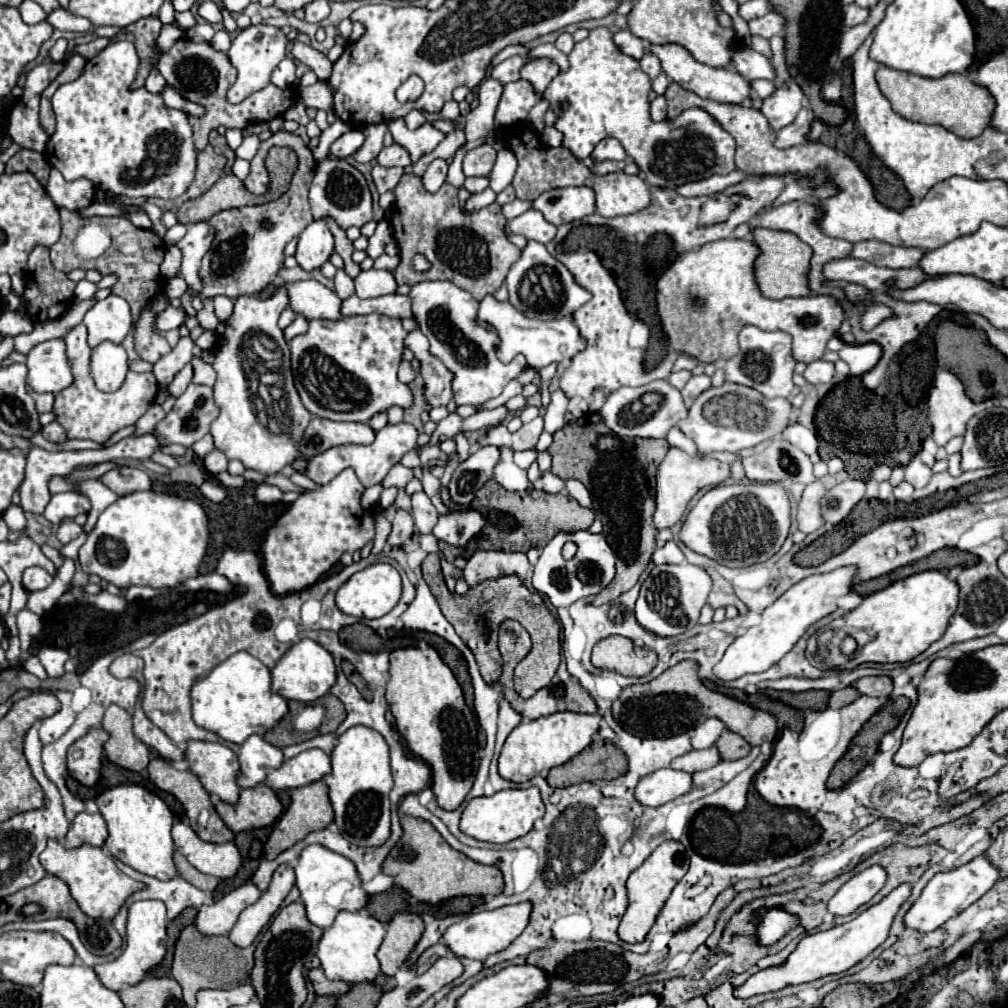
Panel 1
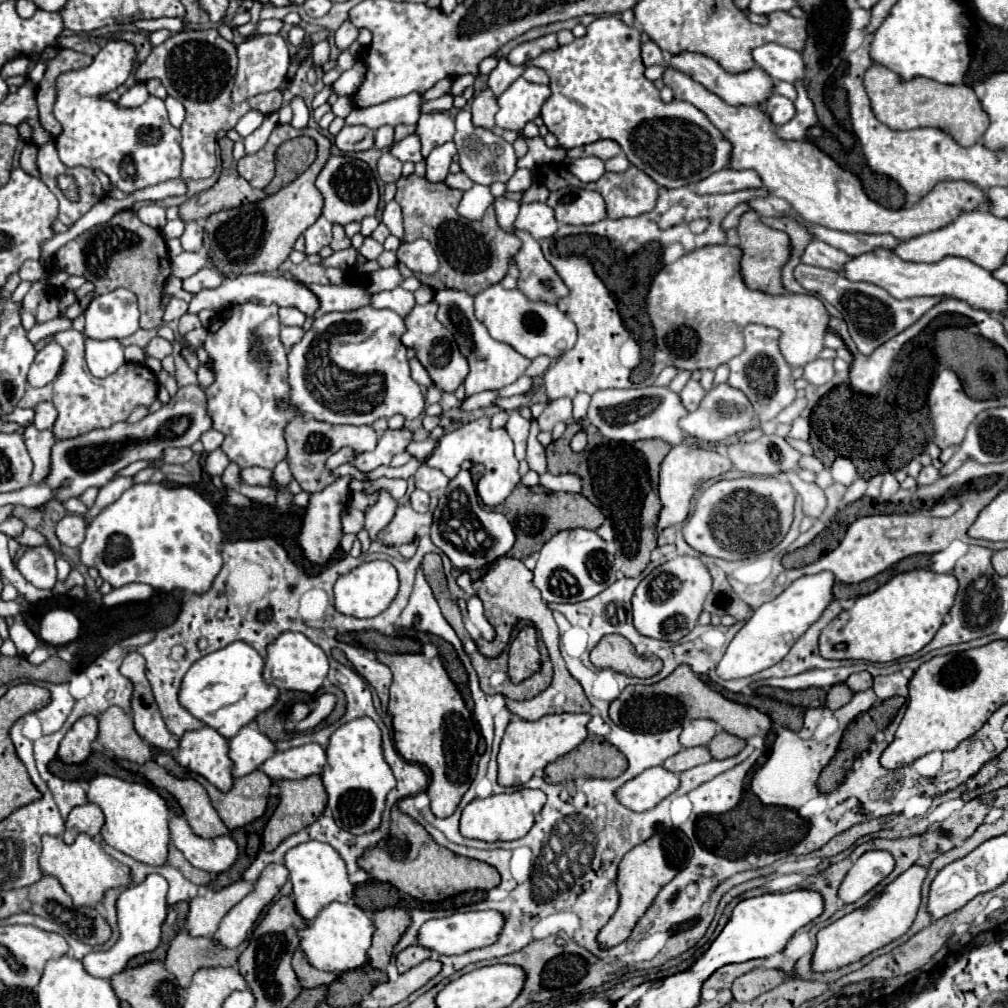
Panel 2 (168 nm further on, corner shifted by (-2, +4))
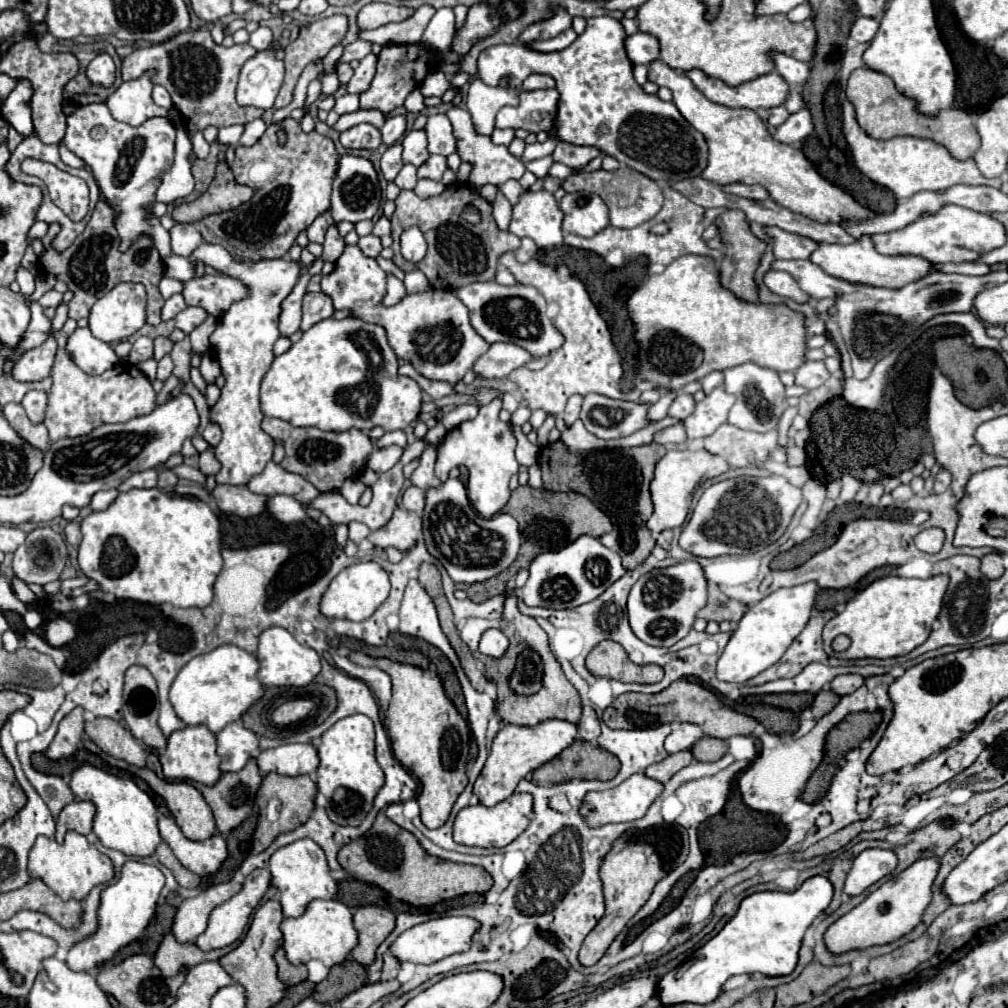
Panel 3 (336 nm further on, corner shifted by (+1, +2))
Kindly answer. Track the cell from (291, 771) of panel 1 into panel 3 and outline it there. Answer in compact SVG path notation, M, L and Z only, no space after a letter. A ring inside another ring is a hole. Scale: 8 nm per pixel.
M283 744L271 750L263 750L257 756L261 774L277 772L283 776L301 776L315 774L319 756L313 744Z

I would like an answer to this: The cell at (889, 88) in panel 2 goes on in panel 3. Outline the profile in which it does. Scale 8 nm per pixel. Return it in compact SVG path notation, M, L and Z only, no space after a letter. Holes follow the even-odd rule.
M859 68L851 74L847 84L847 98L855 104L857 110L857 122L861 128L879 140L887 140L893 136L919 136L919 138L931 138L939 144L943 144L953 158L965 160L971 158L977 148L981 146L981 140L977 136L977 128L971 122L971 116L963 108L947 108L941 110L937 116L925 116L917 112L917 100L901 94L893 80L877 70L871 68Z

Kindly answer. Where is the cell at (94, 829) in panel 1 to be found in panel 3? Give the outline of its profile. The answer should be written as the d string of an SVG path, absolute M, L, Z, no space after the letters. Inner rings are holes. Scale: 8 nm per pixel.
M75 800L71 804L67 804L59 818L57 818L57 836L55 840L61 842L65 832L75 830L83 836L87 836L93 830L93 818L95 818L95 806L93 802L83 802L83 800Z

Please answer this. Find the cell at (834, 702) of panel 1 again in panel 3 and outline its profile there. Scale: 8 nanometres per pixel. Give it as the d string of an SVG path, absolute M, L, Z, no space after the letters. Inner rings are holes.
M827 688L827 690L821 690L821 692L815 696L813 704L811 704L813 716L819 720L821 716L829 714L829 712L839 704L839 700L841 700L841 696L837 696L835 692L831 692L829 688Z

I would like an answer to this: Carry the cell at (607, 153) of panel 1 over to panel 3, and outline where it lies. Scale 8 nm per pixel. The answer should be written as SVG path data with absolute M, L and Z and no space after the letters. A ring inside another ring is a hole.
M557 142L557 148L553 152L553 160L561 162L565 166L571 166L575 170L583 168L589 160L597 158L597 156L605 156L599 148L585 148L585 146L573 146L567 142Z

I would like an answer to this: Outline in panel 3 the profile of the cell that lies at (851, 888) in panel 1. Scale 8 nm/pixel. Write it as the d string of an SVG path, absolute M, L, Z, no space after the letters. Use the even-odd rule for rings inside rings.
M881 848L865 850L853 860L853 868L847 874L843 892L849 896L857 896L875 882L879 882L883 876L891 874L895 866L897 866L897 856L893 850L881 850Z

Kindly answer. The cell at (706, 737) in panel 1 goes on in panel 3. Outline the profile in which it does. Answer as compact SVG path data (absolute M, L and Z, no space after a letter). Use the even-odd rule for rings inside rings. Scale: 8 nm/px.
M672 722L670 727L671 733L665 738L665 750L669 754L691 750L693 744L705 736L697 724Z

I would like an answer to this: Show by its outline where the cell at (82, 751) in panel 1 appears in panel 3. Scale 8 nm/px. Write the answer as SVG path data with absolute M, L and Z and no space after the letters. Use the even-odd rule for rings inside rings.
M75 708L71 714L67 714L57 730L57 736L53 738L51 746L47 748L47 756L51 760L61 760L61 758L69 758L77 752L77 746L81 742L83 736L83 728L85 728L85 710L83 708Z

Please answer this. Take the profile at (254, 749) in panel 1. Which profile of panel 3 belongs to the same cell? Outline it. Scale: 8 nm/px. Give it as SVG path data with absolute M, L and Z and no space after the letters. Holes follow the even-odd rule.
M241 722L227 724L217 734L217 754L221 756L223 772L239 772L255 752L259 752L259 738Z

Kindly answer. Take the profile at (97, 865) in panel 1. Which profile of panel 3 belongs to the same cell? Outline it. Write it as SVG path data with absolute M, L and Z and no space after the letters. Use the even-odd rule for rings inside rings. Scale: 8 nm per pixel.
M67 832L65 842L57 844L53 838L39 836L29 852L29 874L31 878L41 878L55 894L63 900L85 900L97 884L107 884L115 876L113 862L101 854L93 844L87 842L83 834Z

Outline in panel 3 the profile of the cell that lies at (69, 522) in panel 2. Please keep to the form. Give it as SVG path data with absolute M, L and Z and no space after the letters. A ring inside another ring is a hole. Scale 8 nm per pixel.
M67 522L65 526L65 538L71 546L79 546L81 542L81 530L79 530L79 524L77 522Z

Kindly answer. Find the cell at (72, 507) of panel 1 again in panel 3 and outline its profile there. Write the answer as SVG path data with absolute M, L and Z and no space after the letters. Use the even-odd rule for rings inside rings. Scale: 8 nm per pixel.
M105 490L105 492L97 492L93 494L93 500L89 502L91 510L105 510L117 496L117 490Z

